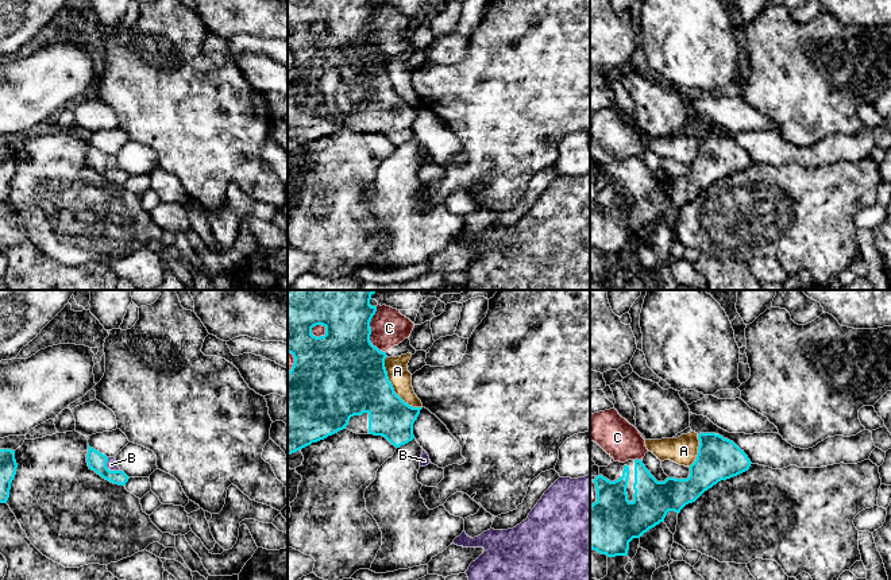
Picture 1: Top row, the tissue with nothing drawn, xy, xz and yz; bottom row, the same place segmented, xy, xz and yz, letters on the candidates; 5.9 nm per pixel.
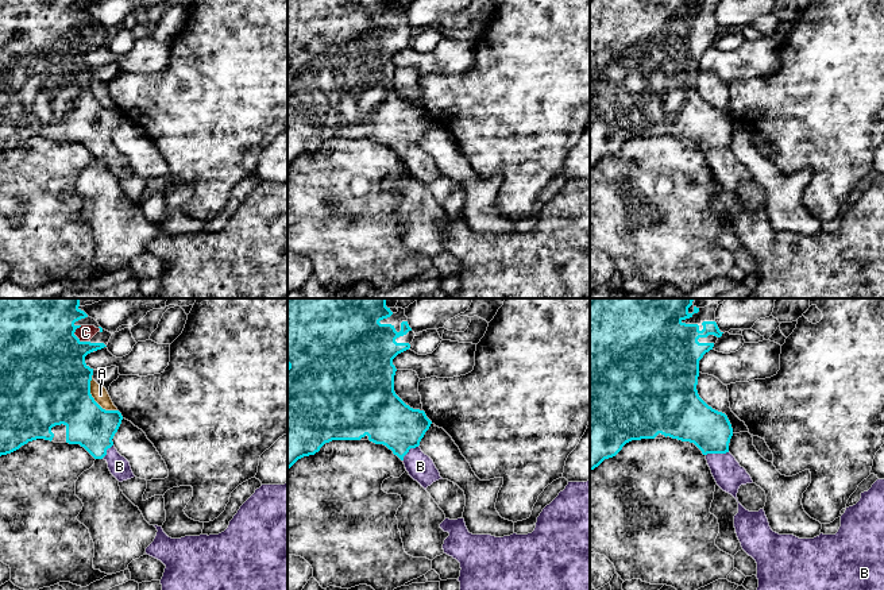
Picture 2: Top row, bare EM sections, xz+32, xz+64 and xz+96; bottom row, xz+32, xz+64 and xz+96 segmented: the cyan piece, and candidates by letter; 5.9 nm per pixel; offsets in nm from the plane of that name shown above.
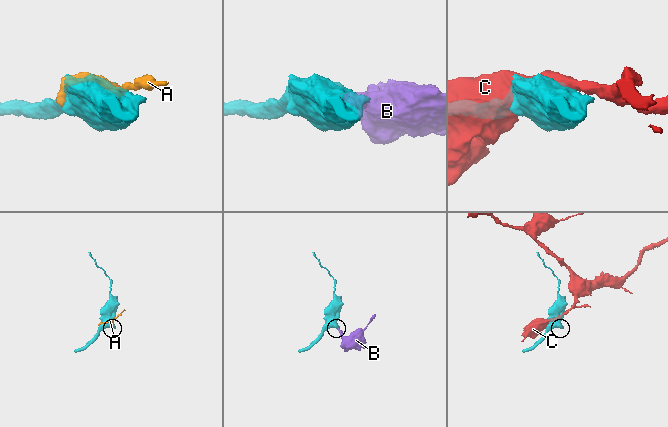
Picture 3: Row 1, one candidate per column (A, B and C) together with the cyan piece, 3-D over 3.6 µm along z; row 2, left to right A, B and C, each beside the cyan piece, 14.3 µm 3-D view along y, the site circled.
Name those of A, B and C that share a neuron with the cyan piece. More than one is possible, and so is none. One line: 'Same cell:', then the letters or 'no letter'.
Same cell: B

